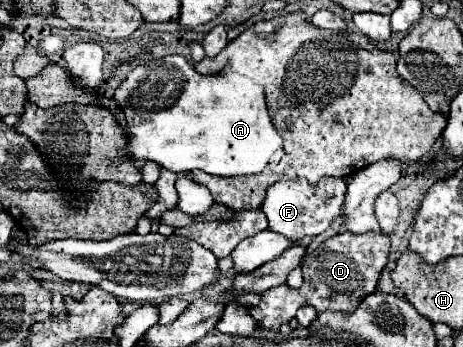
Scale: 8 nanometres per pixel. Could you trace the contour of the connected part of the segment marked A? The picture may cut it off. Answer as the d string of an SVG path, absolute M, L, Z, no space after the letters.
M166 56L134 68L122 86L114 92L116 102L126 114L130 132L126 154L138 160L152 160L162 168L182 174L192 170L204 170L214 176L240 176L260 174L272 154L282 146L282 138L276 132L264 98L264 88L250 78L236 74L226 66L218 74L198 74L184 56Z

